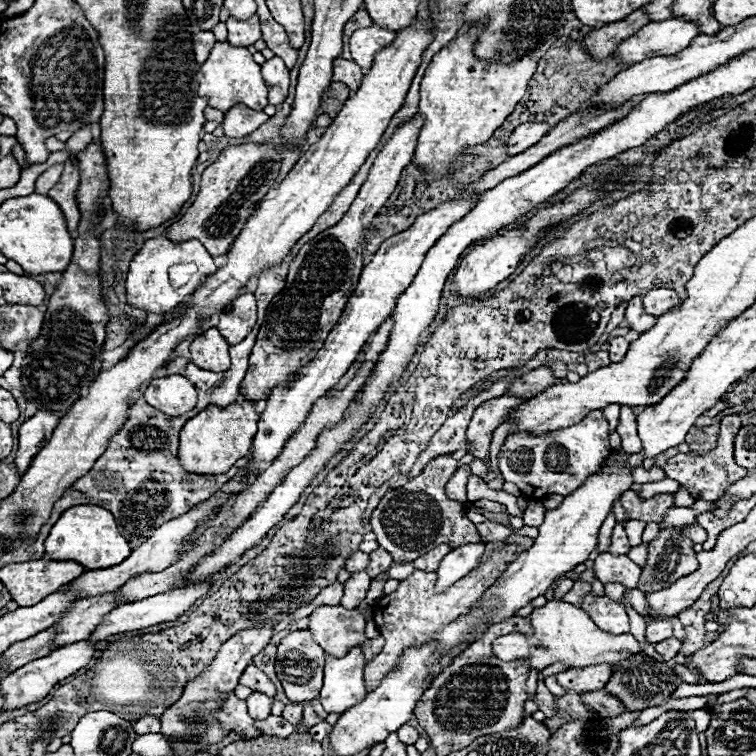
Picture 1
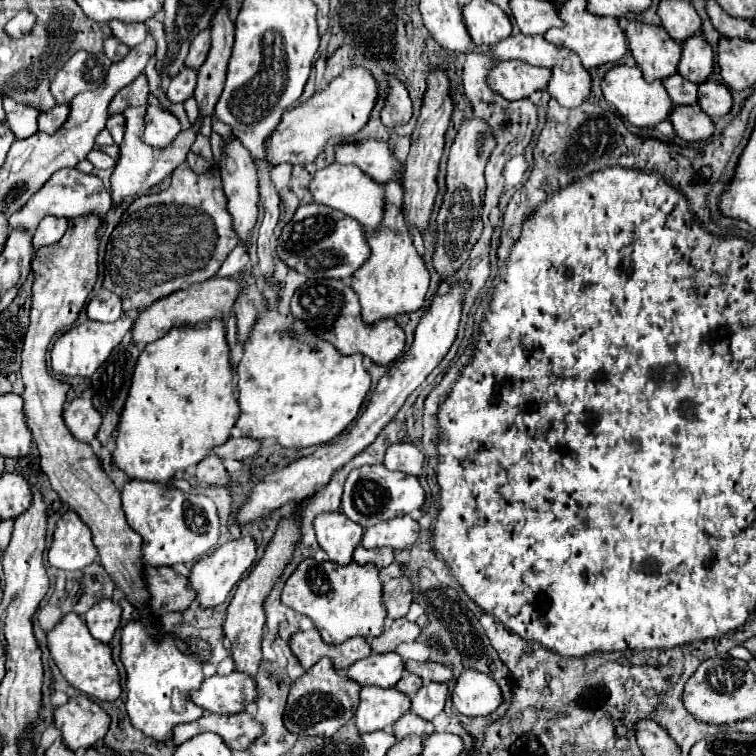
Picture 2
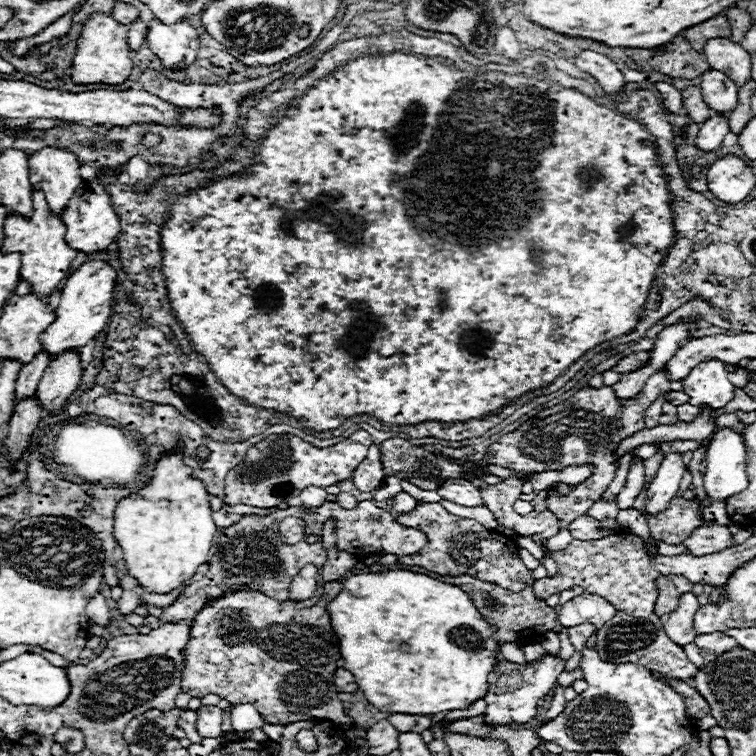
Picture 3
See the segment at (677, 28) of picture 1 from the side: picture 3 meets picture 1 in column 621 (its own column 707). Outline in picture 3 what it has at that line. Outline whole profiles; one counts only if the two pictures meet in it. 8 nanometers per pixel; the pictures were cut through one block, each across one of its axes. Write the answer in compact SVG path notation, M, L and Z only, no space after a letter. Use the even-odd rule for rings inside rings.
M712 38L704 46L704 54L710 68L726 72L726 76L730 76L738 88L750 80L750 54L740 44L728 38Z

